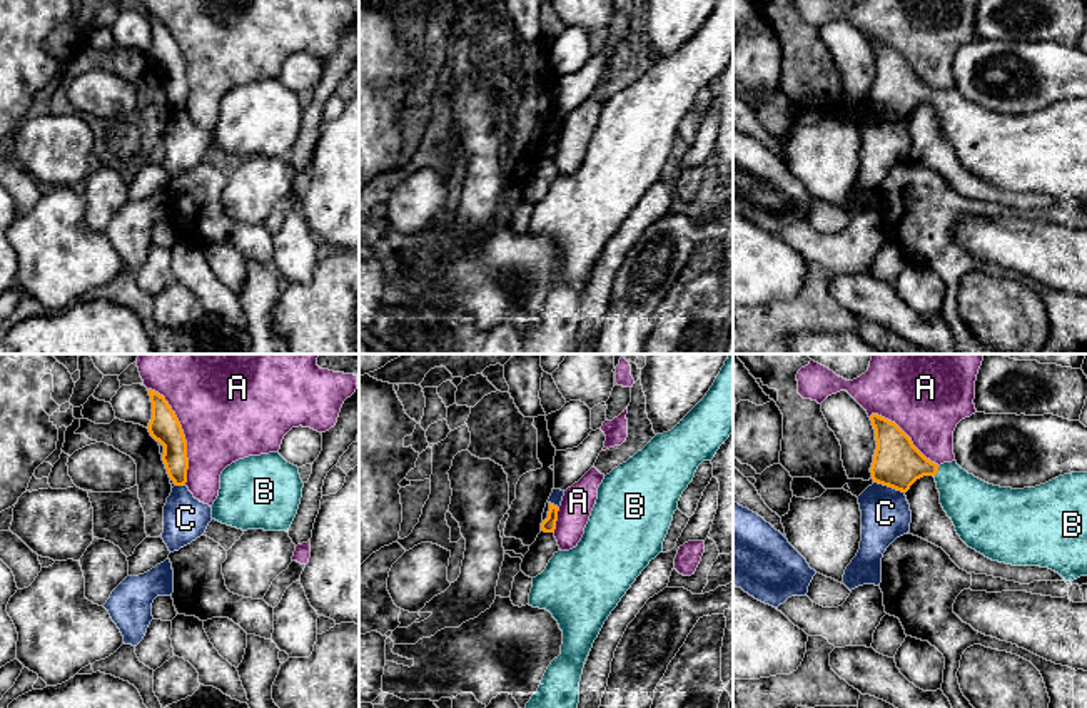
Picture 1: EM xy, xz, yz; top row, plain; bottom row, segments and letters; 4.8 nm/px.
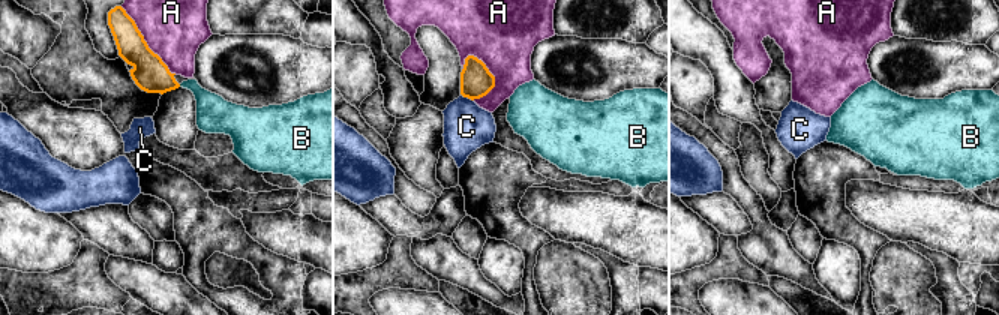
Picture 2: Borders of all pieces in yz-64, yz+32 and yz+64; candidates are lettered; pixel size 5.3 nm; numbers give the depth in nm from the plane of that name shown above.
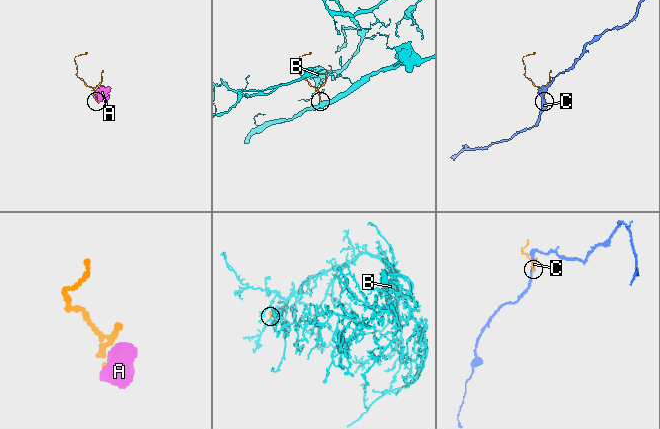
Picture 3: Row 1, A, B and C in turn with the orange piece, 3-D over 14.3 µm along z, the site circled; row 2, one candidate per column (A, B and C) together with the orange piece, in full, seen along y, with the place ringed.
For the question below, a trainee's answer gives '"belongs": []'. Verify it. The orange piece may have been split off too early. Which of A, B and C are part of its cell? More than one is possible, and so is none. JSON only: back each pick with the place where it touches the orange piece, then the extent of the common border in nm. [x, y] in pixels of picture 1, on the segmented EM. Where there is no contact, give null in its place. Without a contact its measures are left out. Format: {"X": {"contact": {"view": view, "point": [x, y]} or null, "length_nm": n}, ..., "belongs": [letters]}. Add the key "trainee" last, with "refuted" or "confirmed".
{"B": {"contact": {"view": "yz", "point": [937, 471]}, "length_nm": 60}, "belongs": ["B"], "trainee": "refuted"}

